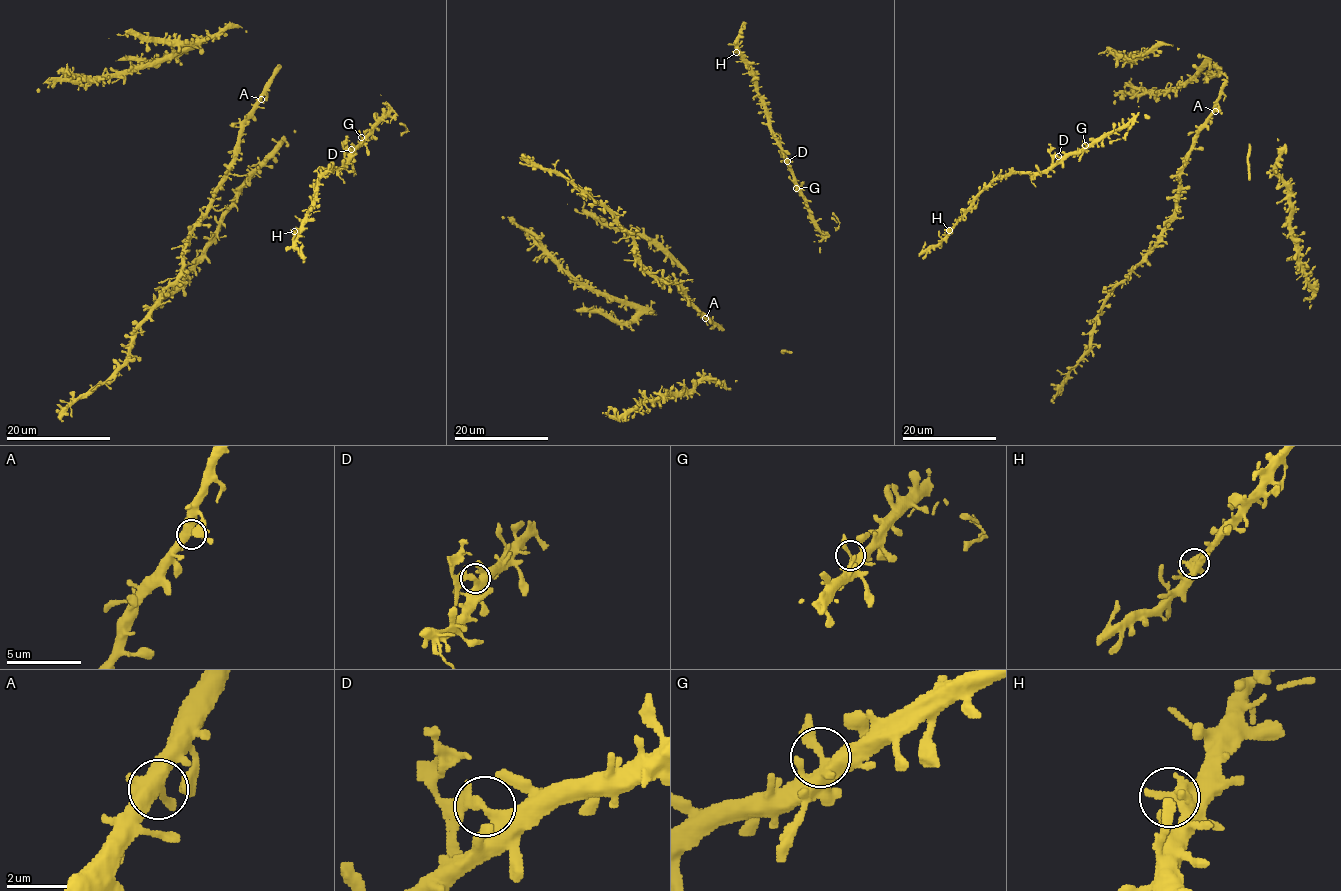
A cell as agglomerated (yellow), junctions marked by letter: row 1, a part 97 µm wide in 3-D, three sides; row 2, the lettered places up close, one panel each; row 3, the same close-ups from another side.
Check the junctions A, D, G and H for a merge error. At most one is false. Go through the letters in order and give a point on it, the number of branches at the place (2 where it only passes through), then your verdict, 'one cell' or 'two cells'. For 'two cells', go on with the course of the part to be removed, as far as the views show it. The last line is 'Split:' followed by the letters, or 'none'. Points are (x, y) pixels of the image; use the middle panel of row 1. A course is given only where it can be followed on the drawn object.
A: place (705, 318); branches 3; one cell
D: place (787, 161); branches 3; two cells
G: place (796, 188); branches 3; one cell
H: place (736, 52); branches 3; one cell
Split: D

